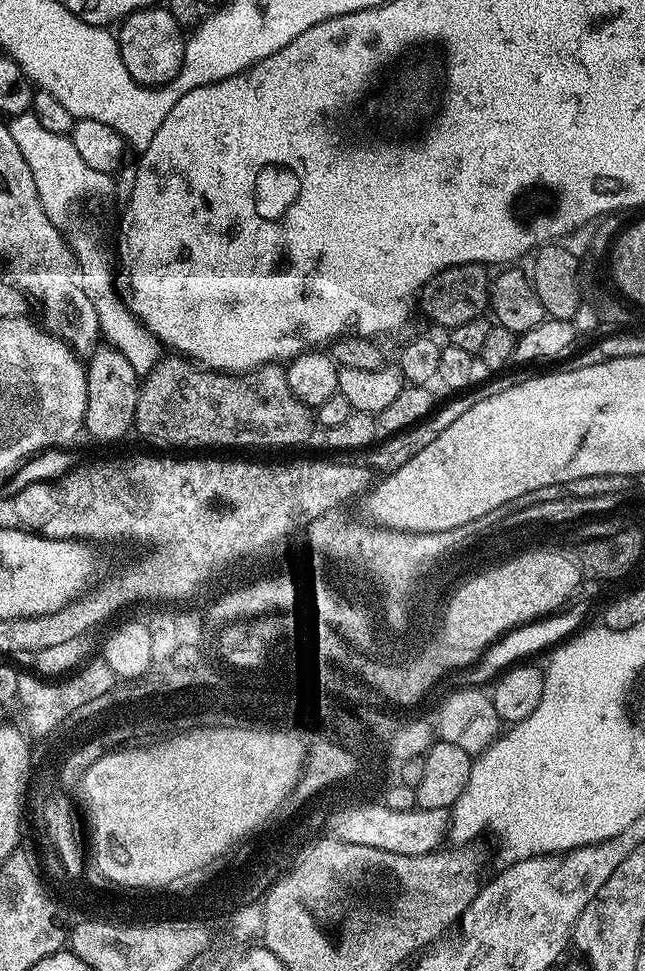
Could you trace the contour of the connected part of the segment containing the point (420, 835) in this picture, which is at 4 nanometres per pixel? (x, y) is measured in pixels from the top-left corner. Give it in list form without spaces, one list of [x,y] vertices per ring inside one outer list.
[[[369,804],[363,812],[354,806],[342,808],[336,819],[338,840],[354,842],[362,846],[374,846],[374,850],[390,850],[390,854],[426,854],[437,851],[450,832],[450,812],[447,808],[426,810],[412,808],[406,810],[388,809],[383,804]]]

